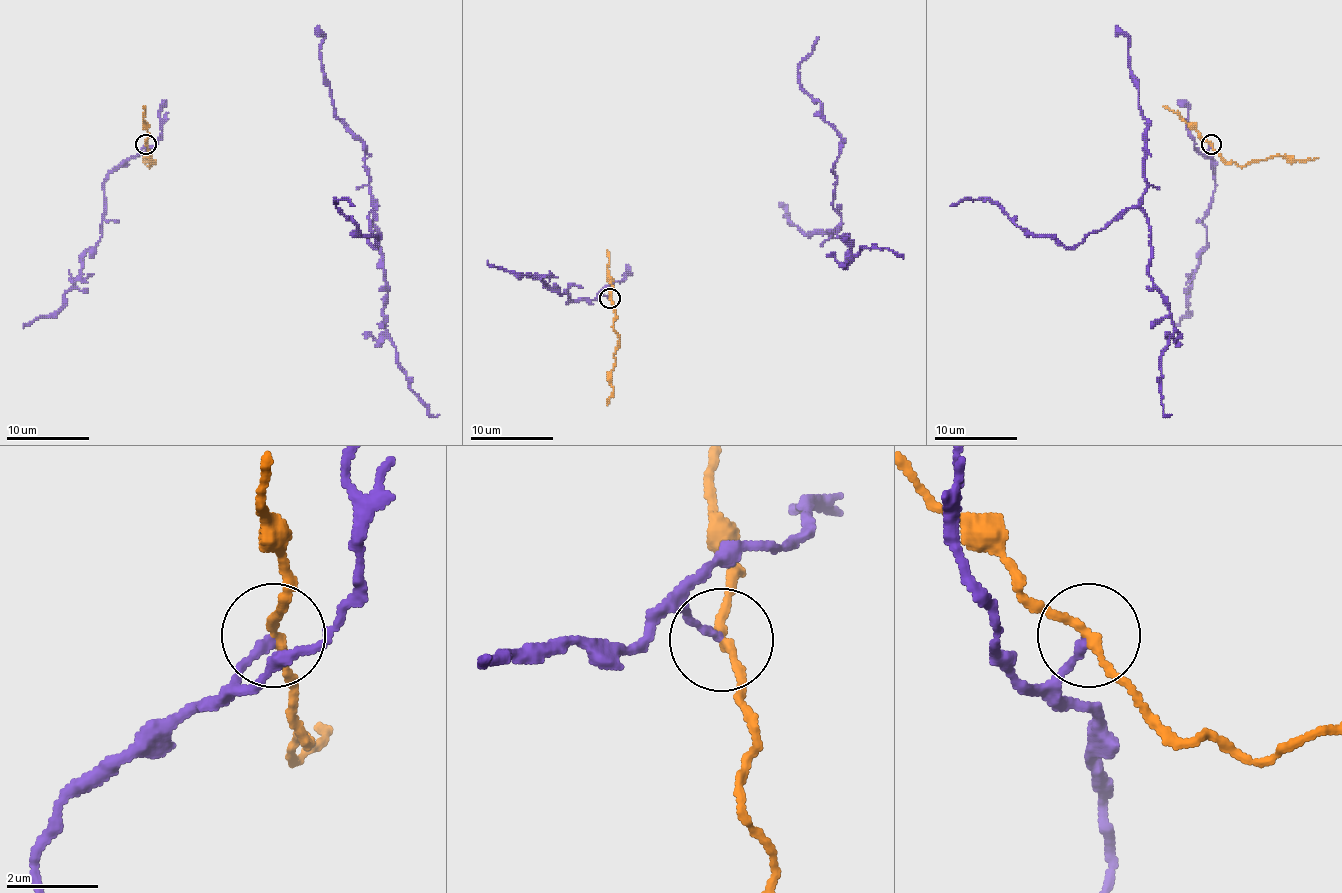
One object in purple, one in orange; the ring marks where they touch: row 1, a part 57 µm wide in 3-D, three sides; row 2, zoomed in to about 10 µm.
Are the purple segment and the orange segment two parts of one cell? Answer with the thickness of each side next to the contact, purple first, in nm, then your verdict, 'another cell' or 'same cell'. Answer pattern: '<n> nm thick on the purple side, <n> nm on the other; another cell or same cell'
160 nm thick on the purple side, 180 nm on the other; another cell

